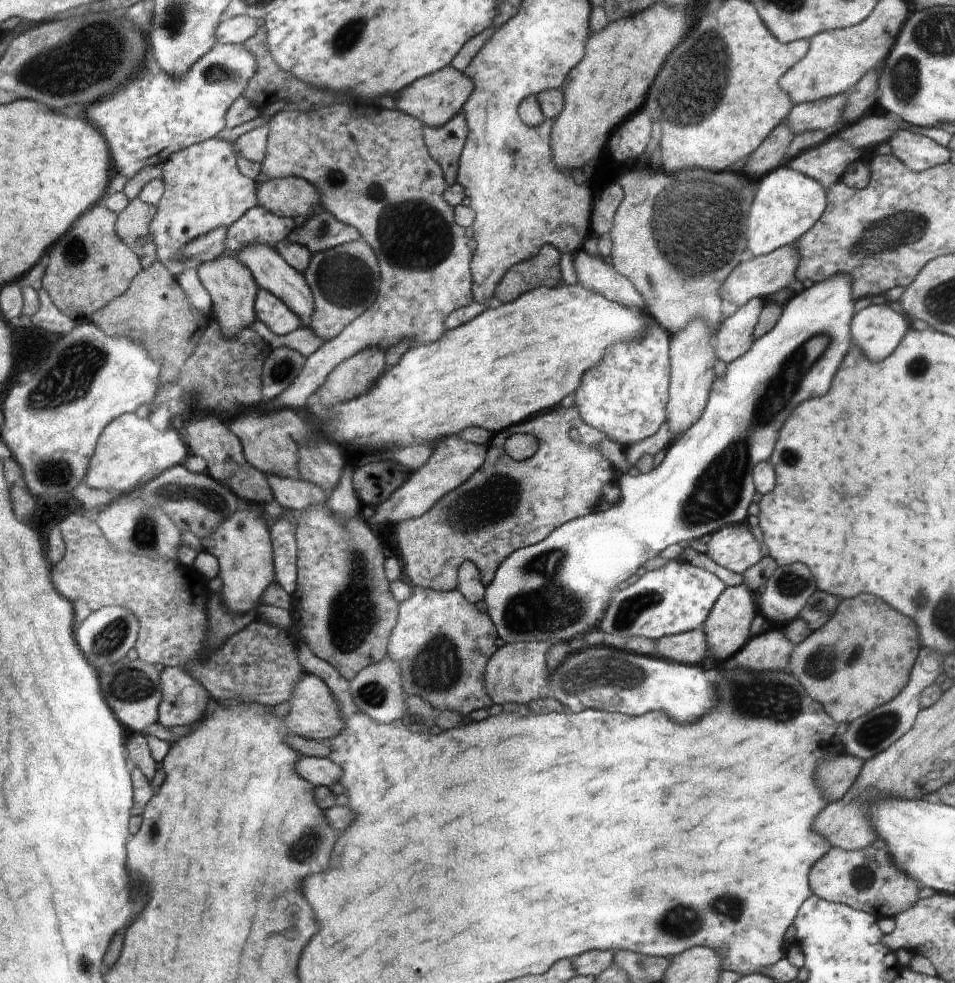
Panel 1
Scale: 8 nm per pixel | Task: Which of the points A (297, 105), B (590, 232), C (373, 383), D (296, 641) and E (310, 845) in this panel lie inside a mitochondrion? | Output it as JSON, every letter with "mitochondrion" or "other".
{"A":"other","B":"other","C":"other","D":"other","E":"mitochondrion"}

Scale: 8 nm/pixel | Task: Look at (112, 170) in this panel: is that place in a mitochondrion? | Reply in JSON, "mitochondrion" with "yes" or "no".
{"mitochondrion":"no"}

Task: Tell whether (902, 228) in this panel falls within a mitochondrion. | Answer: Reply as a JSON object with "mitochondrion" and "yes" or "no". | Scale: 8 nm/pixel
{"mitochondrion":"yes"}

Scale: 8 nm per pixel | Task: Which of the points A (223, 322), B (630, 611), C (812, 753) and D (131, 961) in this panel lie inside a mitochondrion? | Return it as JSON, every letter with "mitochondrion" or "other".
{"A":"other","B":"mitochondrion","C":"other","D":"other"}

